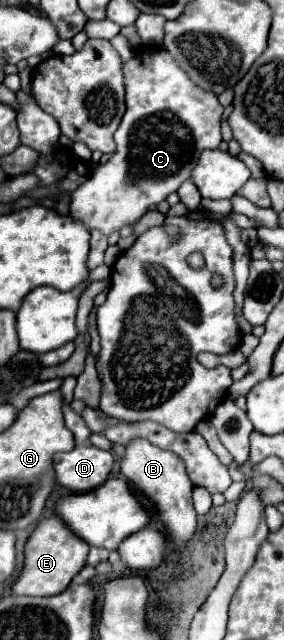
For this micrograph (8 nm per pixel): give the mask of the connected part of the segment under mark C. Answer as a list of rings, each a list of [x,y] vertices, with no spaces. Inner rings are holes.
[[[142,49],[134,59],[136,67],[130,69],[124,63],[126,79],[126,113],[120,127],[114,133],[116,151],[114,155],[96,167],[92,177],[78,191],[72,193],[70,217],[84,223],[90,231],[100,231],[106,237],[122,227],[132,227],[150,207],[156,207],[170,193],[190,179],[190,173],[204,149],[216,149],[222,143],[220,135],[220,115],[224,107],[218,103],[214,93],[208,93],[194,85],[188,75],[176,65],[166,49]]]

